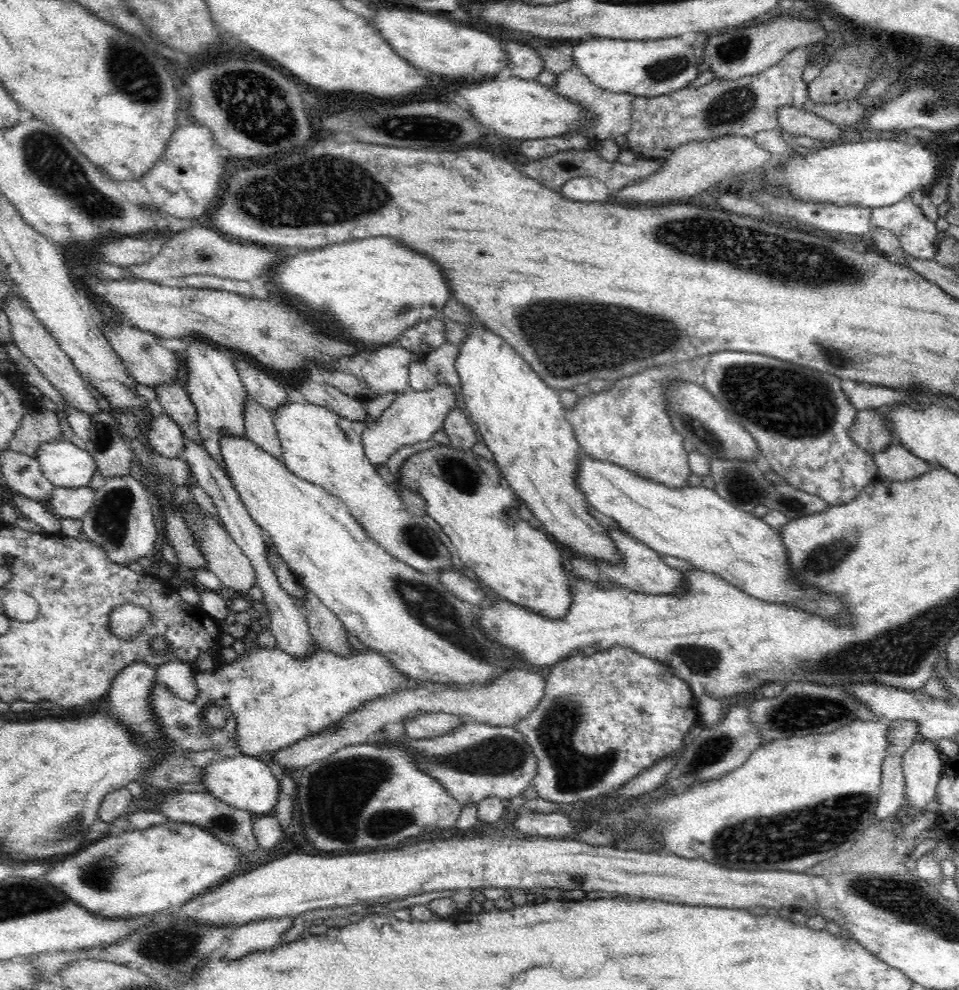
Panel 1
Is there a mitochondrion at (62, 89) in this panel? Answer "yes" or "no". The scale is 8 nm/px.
no

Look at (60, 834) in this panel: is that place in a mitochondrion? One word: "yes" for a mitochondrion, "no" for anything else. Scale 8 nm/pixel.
yes

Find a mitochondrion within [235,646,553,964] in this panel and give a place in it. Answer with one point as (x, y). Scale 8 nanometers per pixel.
(498, 755)

